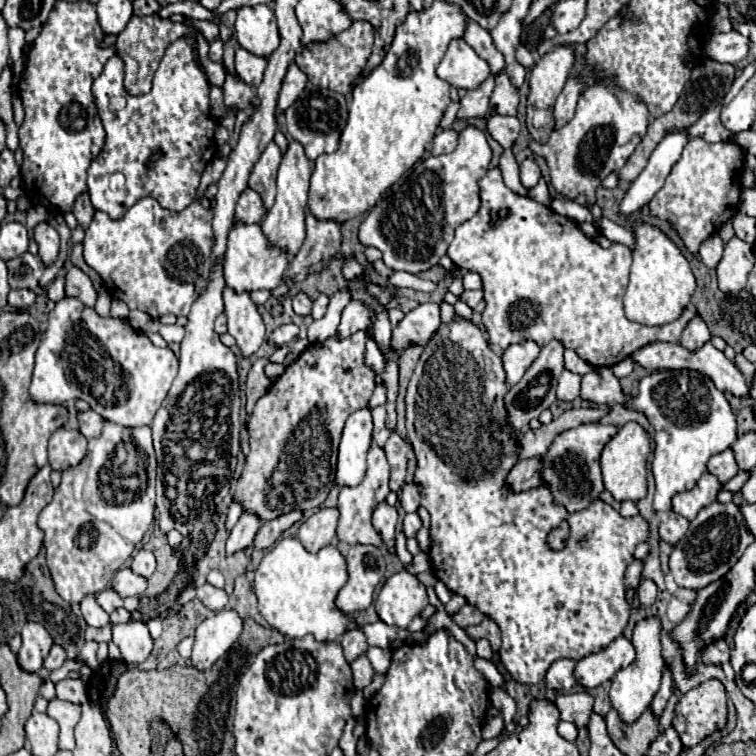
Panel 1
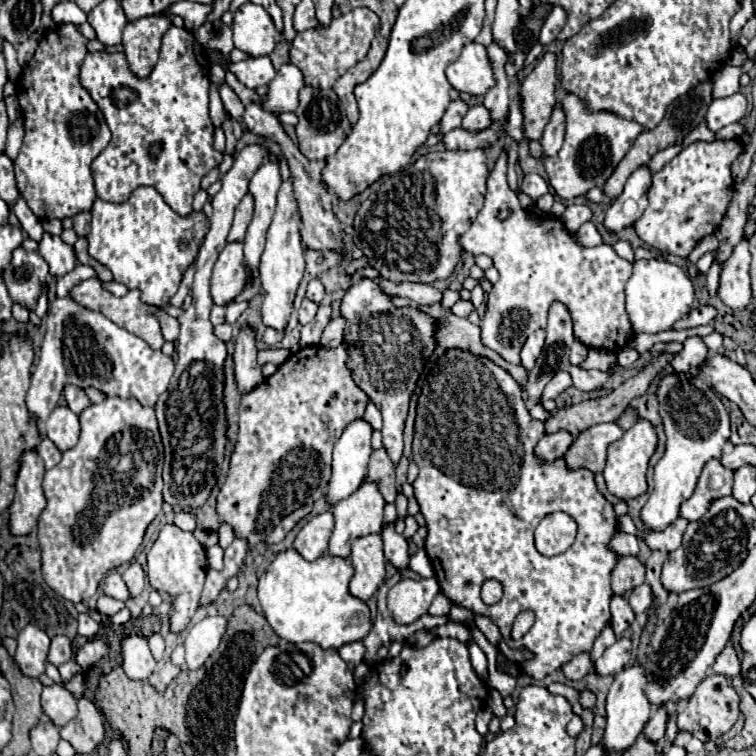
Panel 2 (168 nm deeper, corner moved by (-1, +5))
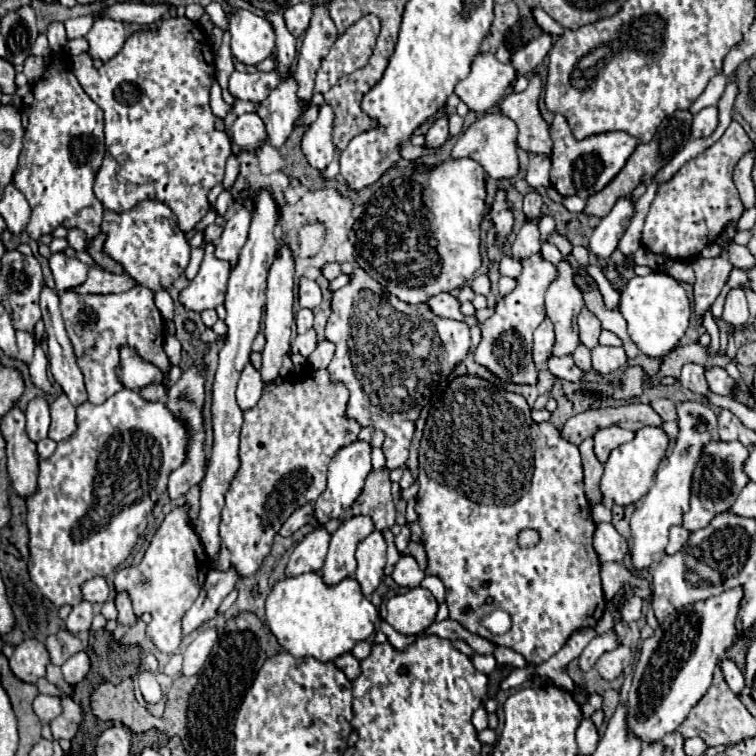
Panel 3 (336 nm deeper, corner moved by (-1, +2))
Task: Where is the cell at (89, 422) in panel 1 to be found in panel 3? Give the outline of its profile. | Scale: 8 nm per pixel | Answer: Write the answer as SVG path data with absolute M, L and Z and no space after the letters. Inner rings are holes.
M43 287L41 299L41 311L43 311L43 323L47 333L47 345L49 345L49 367L55 377L55 381L63 387L71 403L77 407L87 401L87 391L83 385L83 373L79 371L73 355L71 341L67 337L67 331L63 327L61 311L59 311L59 295L51 287Z

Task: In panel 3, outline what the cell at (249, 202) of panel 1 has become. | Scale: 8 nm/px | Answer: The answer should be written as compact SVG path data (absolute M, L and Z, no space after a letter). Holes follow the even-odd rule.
M241 207L233 217L227 219L223 235L215 249L217 259L227 261L231 267L235 267L235 263L239 259L239 251L247 241L249 223L251 223L251 211L247 207Z

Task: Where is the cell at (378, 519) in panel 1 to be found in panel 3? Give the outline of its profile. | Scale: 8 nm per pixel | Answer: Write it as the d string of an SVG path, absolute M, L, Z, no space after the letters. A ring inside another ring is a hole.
M403 555L399 559L399 563L395 565L395 571L393 571L391 577L393 577L393 581L397 585L413 589L413 587L419 587L421 585L421 581L425 579L425 573L419 569L419 565L417 565L417 561L413 557Z

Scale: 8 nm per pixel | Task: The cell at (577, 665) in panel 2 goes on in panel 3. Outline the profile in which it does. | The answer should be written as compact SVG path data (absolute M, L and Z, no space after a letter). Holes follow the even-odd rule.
M609 629L609 631L603 633L603 635L595 635L593 641L583 649L583 653L581 653L581 657L579 657L579 667L581 667L583 671L589 671L603 653L613 651L619 643L621 643L621 639L617 637L617 633L615 633L613 629Z

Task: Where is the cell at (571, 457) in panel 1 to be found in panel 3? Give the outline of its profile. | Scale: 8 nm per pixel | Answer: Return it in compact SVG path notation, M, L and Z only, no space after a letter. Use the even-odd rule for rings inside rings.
M607 427L607 429L599 429L595 433L595 455L601 463L605 463L611 455L613 449L617 449L619 445L631 441L635 437L633 431L627 431L627 429L621 429L621 427Z

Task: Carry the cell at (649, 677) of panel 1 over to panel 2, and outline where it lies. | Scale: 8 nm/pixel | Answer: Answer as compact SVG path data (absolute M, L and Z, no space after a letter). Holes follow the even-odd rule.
M639 662L627 666L619 674L615 674L615 680L607 694L607 728L605 728L605 736L601 740L601 744L605 748L623 752L625 748L629 748L635 742L637 734L643 732L643 726L647 724L647 720L651 716L651 702L647 700L647 696L643 692L645 686L647 686L647 672L645 672L643 664L639 664Z

